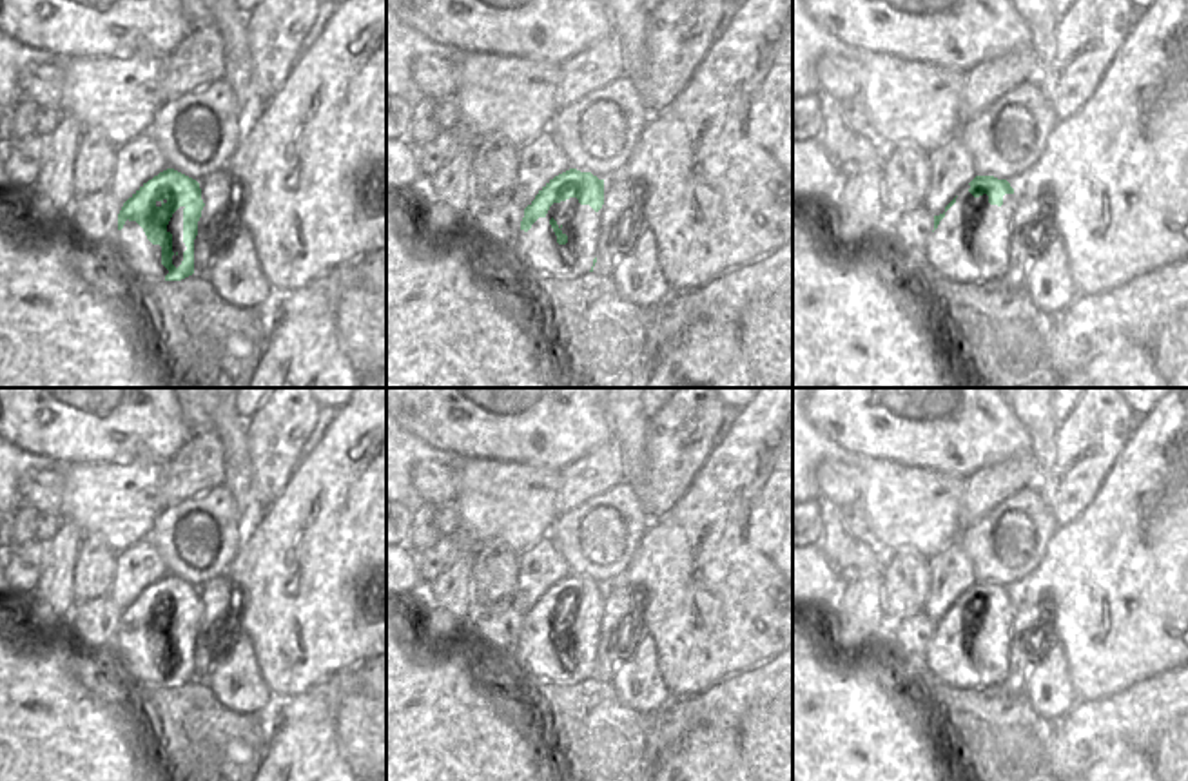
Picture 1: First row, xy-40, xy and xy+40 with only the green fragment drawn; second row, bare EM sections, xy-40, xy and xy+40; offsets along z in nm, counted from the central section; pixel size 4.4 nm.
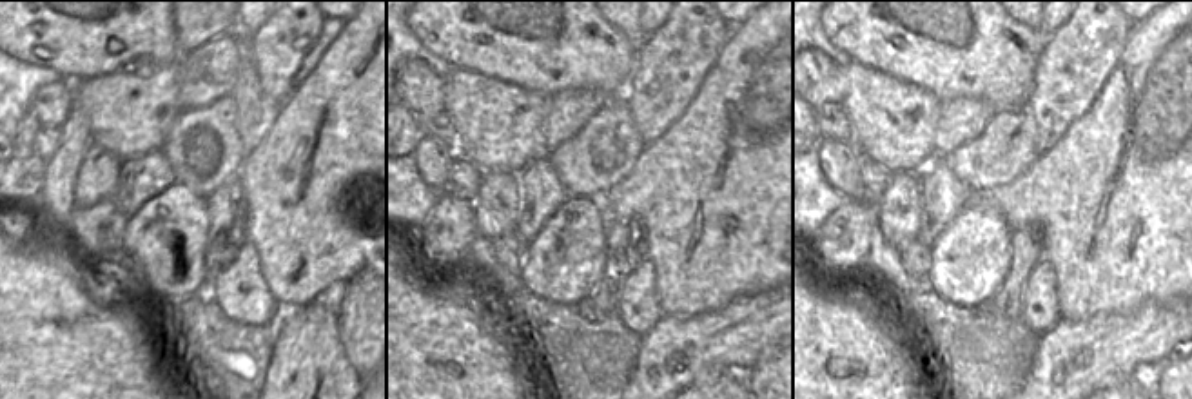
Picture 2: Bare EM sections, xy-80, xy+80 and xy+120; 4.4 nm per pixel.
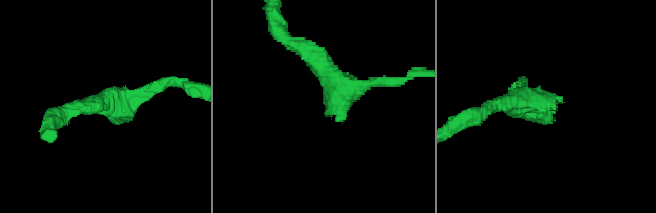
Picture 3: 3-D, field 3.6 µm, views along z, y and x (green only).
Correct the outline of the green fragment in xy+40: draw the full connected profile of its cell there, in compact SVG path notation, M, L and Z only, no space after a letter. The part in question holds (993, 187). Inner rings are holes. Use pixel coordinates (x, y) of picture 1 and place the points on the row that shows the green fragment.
M976 176L934 216L923 265L947 281L979 284L1007 272L1014 188L1007 179Z

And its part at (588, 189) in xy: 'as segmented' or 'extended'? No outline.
extended

